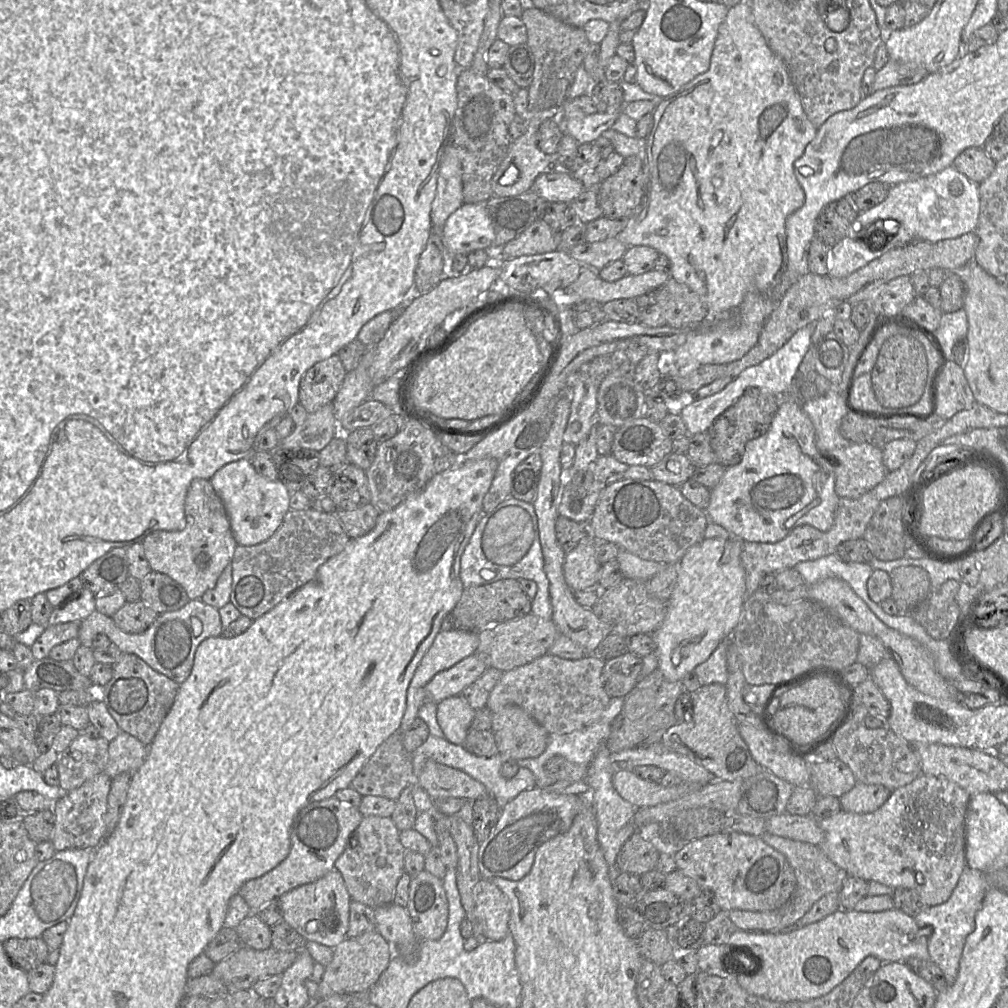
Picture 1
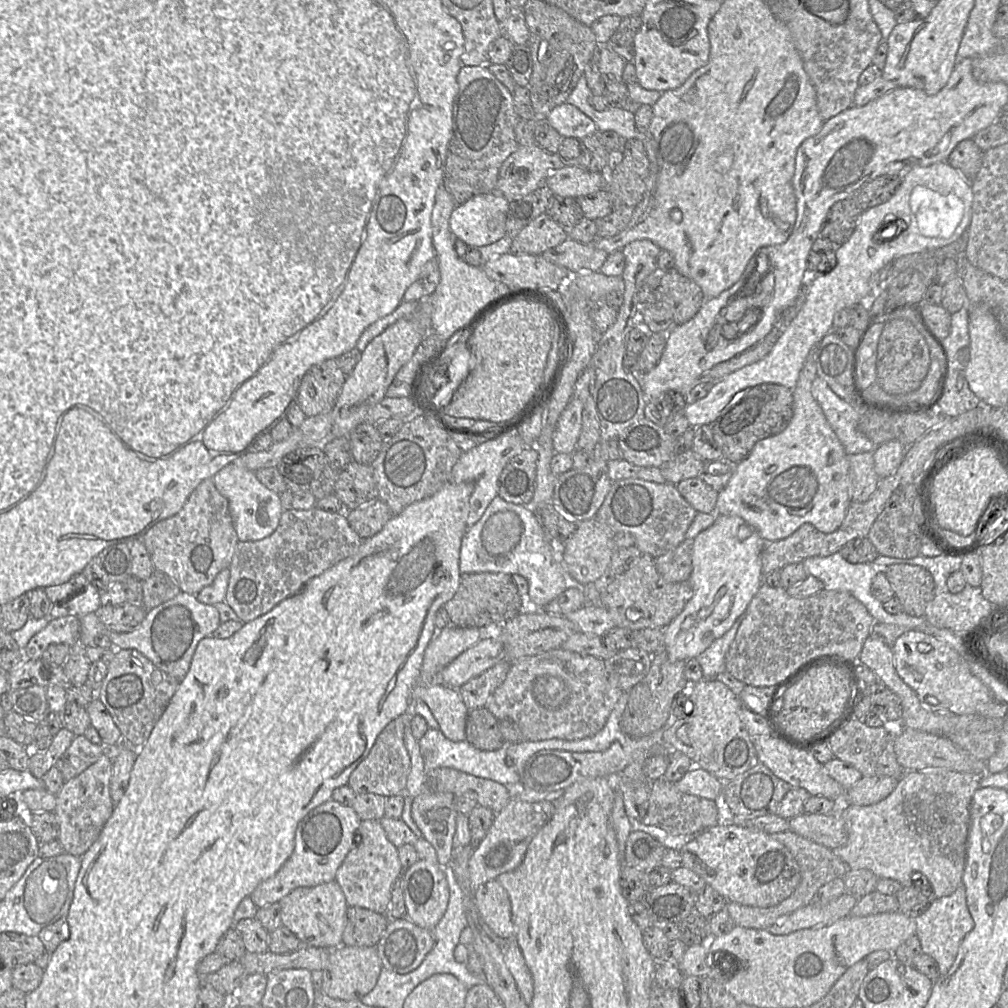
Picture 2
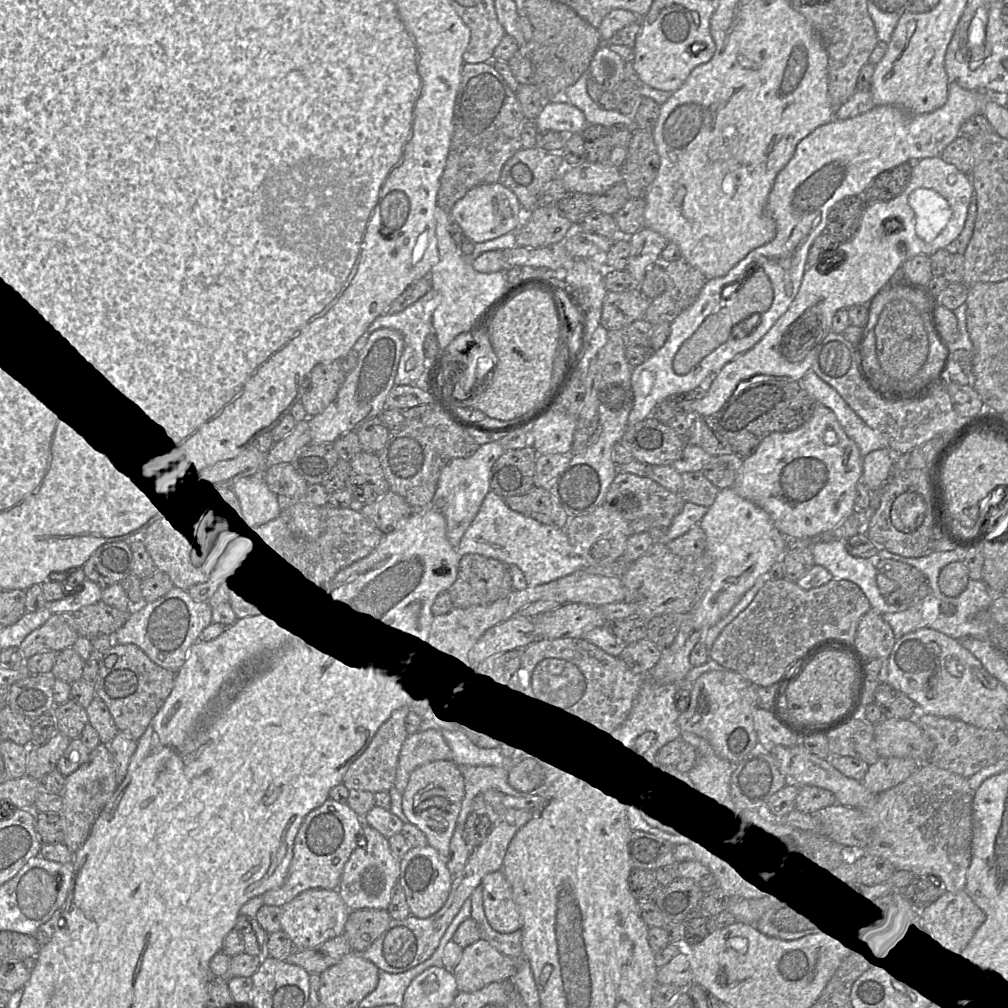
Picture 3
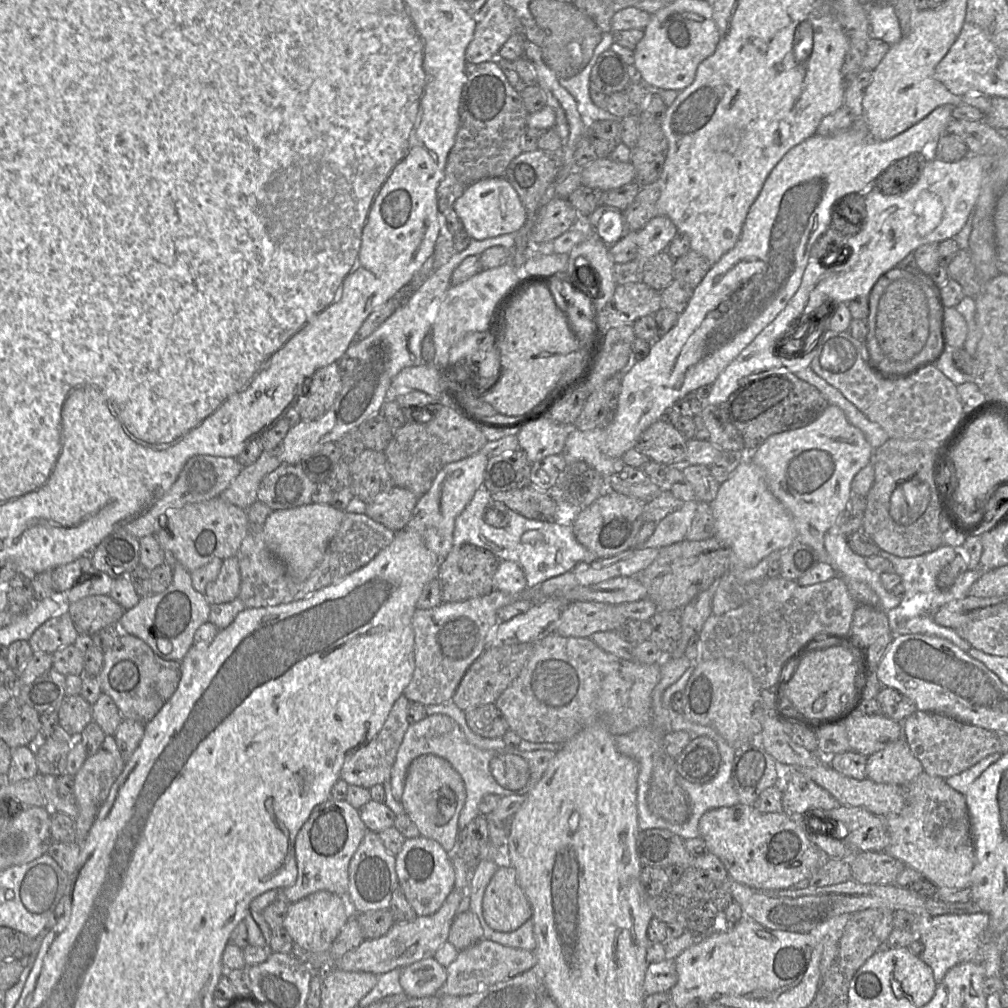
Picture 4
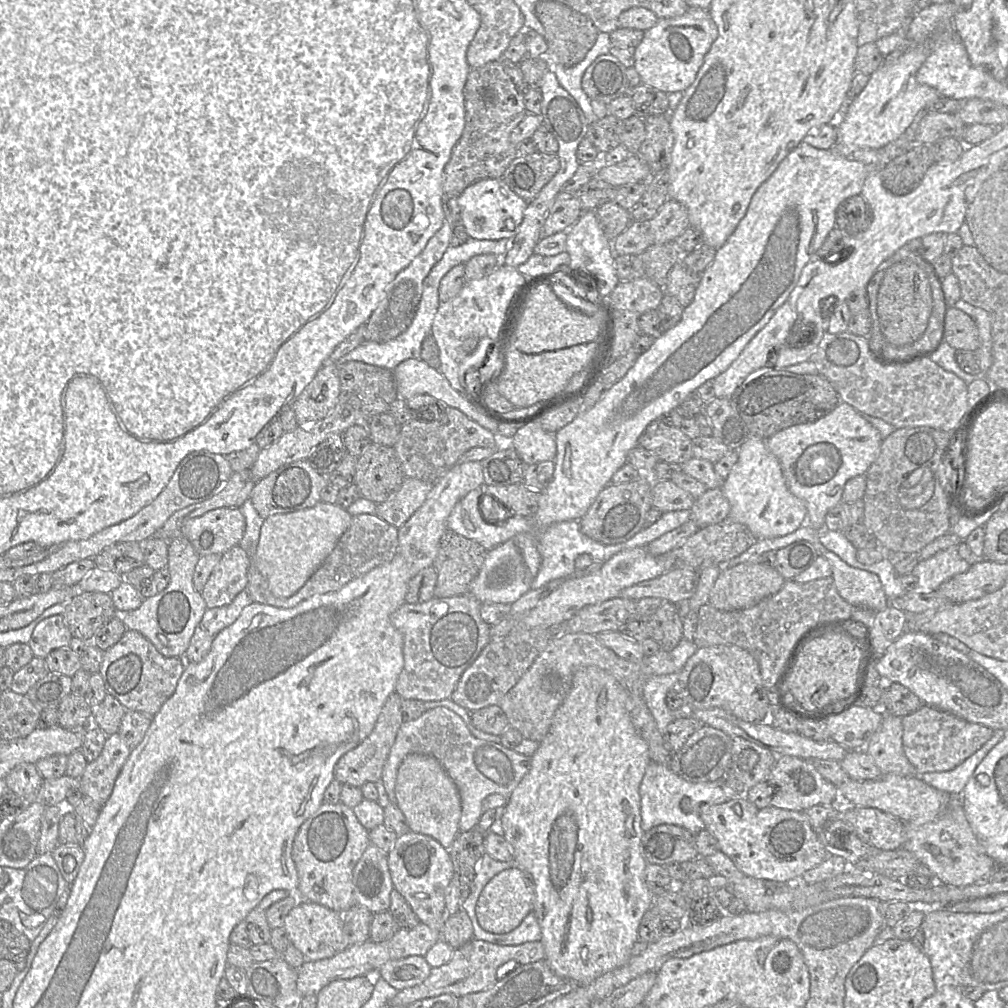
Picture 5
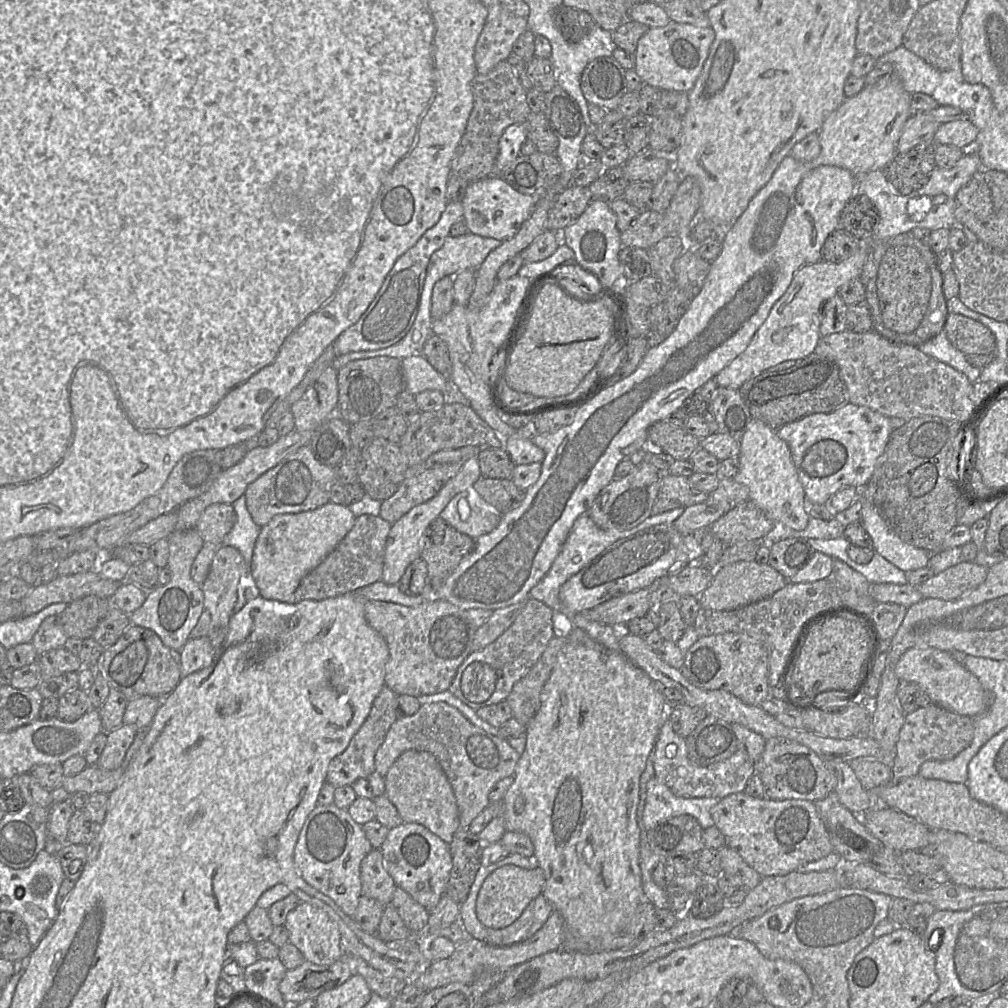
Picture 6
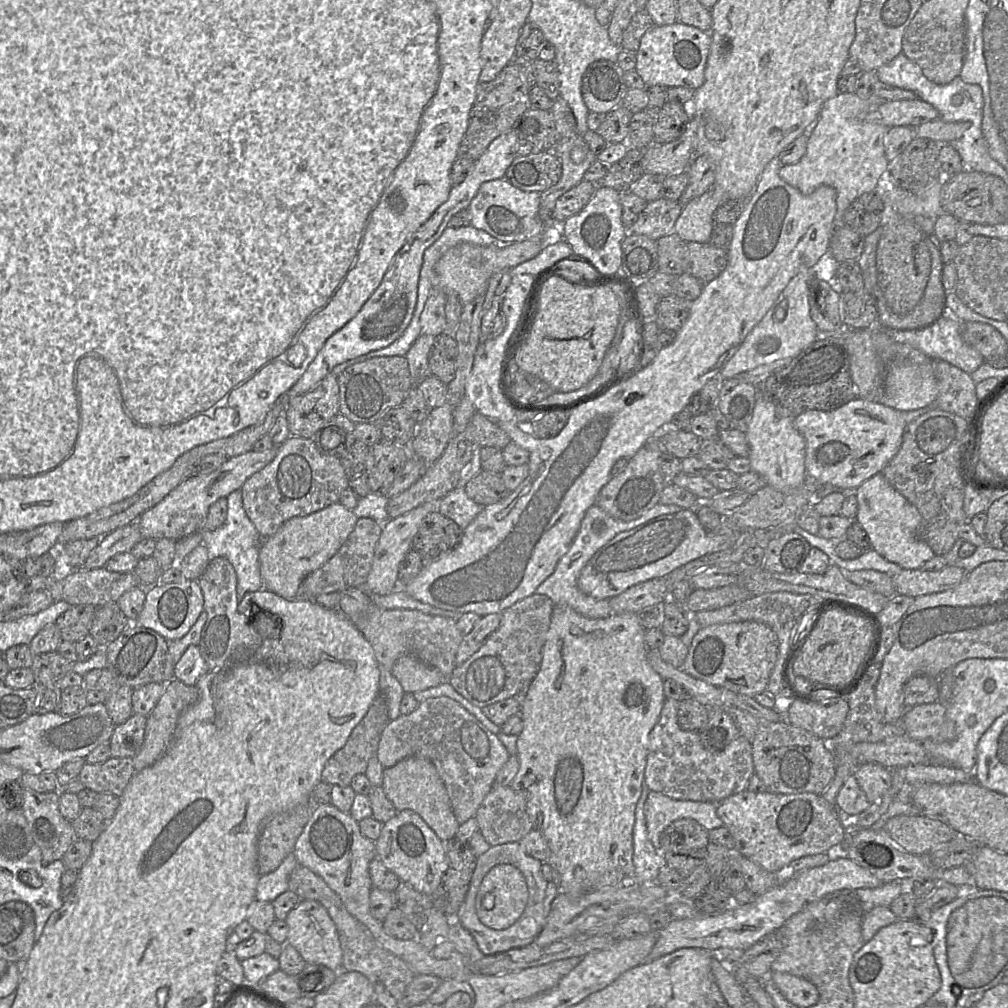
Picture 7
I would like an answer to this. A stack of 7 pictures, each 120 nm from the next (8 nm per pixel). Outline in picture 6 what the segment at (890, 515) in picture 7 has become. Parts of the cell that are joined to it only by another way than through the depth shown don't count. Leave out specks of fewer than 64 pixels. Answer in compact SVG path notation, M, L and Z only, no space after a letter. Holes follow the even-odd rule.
M863 498L861 524L872 538L874 551L897 568L910 572L927 566L931 554L902 541L877 509Z

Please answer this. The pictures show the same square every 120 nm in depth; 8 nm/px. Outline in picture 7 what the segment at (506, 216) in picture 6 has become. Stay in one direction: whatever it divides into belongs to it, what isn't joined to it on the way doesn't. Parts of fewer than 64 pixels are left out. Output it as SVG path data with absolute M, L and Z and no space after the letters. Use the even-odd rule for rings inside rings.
M504 177L487 181L480 186L468 207L470 224L504 243L542 241L545 224L539 216L540 195L515 187Z

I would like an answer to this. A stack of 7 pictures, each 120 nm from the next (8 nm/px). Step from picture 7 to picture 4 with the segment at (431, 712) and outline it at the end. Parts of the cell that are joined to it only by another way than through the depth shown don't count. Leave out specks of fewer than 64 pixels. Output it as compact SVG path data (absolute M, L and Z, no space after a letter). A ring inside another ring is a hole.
M445 714L427 715L424 719L409 725L397 751L389 780L395 800L401 802L410 763L423 754L435 754L444 758L463 779L466 801L458 819L459 831L480 814L478 806L485 795L527 796L555 756L555 752L550 750L520 751L517 748L506 747L493 750L479 749L467 740L460 726L451 717Z

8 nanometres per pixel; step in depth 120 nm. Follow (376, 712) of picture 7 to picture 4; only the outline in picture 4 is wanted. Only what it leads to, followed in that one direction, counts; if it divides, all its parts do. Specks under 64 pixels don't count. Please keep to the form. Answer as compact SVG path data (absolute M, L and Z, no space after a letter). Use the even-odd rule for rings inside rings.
M404 694L396 699L379 733L366 746L345 758L340 771L340 779L348 785L353 784L367 789L390 780L397 751L410 725L407 719L409 702Z

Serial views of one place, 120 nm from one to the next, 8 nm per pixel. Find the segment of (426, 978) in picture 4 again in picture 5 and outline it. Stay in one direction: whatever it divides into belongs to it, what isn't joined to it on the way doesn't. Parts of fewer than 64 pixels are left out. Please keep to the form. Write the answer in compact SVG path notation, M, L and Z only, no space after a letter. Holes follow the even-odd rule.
M415 955L386 962L377 975L401 991L422 983L429 976L431 969L425 957Z

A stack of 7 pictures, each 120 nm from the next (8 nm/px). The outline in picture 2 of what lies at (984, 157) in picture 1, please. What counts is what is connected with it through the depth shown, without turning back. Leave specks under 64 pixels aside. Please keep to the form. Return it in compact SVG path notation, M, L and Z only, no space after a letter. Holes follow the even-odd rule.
M966 139L957 144L946 162L972 183L981 167L983 153L972 139Z

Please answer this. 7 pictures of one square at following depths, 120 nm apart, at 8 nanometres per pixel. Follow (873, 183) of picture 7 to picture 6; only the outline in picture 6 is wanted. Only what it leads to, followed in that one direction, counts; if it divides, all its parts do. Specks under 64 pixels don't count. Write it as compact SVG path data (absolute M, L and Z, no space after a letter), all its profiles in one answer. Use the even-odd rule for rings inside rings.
M892 77L884 86L867 86L842 104L824 120L819 130L821 151L811 166L832 165L849 170L859 178L874 170L883 170L897 153L897 142L906 121L912 116L911 93Z

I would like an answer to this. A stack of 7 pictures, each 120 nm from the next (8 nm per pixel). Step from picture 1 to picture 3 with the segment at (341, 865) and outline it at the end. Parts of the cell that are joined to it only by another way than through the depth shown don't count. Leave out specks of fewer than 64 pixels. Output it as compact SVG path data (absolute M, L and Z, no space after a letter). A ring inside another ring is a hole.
M363 823L358 846L351 853L342 871L338 892L347 908L387 910L392 889L400 875L400 860L392 853L388 839L379 831Z

